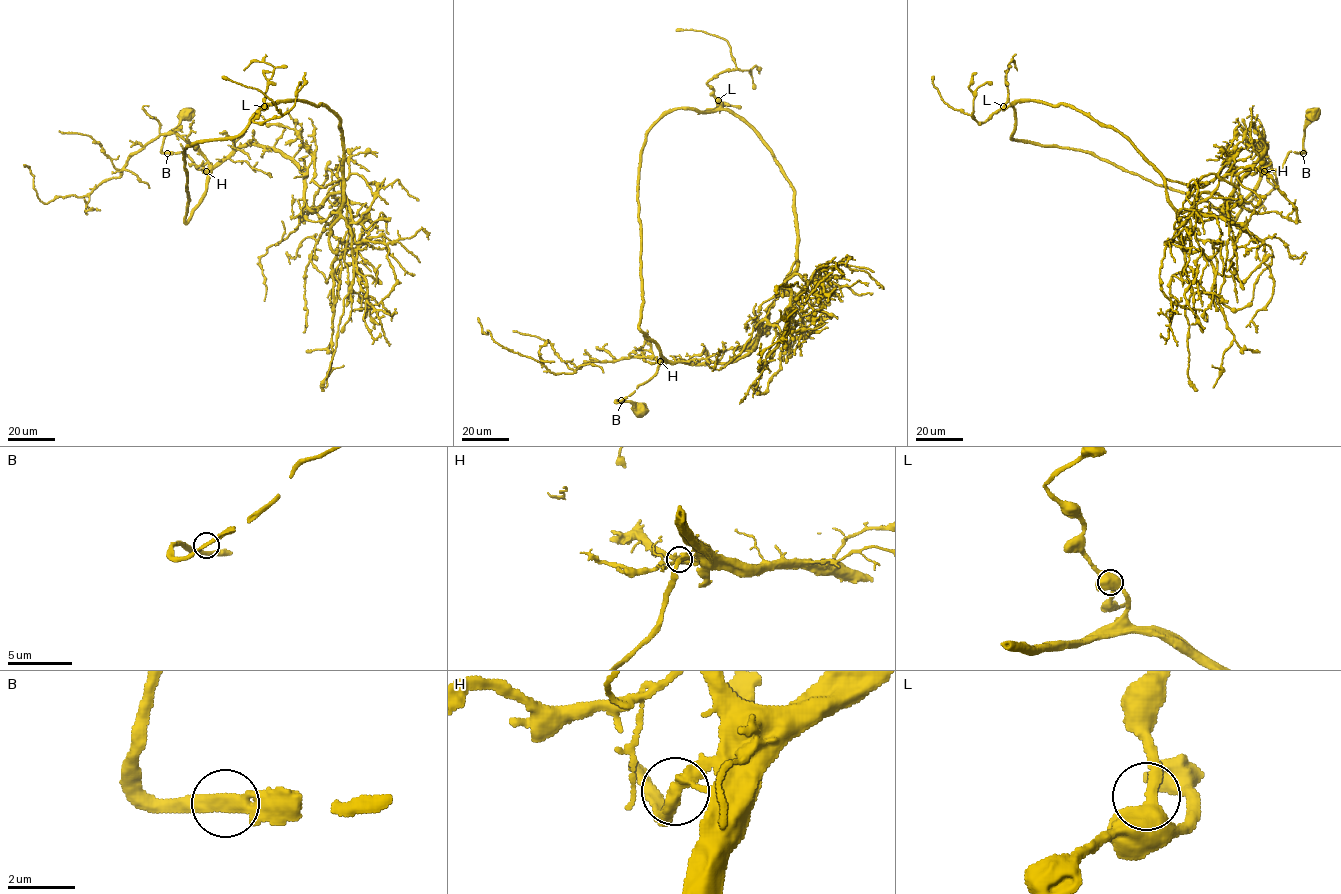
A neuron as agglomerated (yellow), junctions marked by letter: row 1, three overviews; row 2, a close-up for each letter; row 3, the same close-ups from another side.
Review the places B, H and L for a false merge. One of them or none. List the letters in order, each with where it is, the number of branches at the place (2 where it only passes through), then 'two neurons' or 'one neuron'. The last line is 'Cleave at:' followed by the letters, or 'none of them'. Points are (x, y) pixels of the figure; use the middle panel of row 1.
B: place (621, 400); branches 2; one neuron
H: place (660, 361); branches 2; one neuron
L: place (718, 100); branches 2; one neuron
Cleave at: none of them

